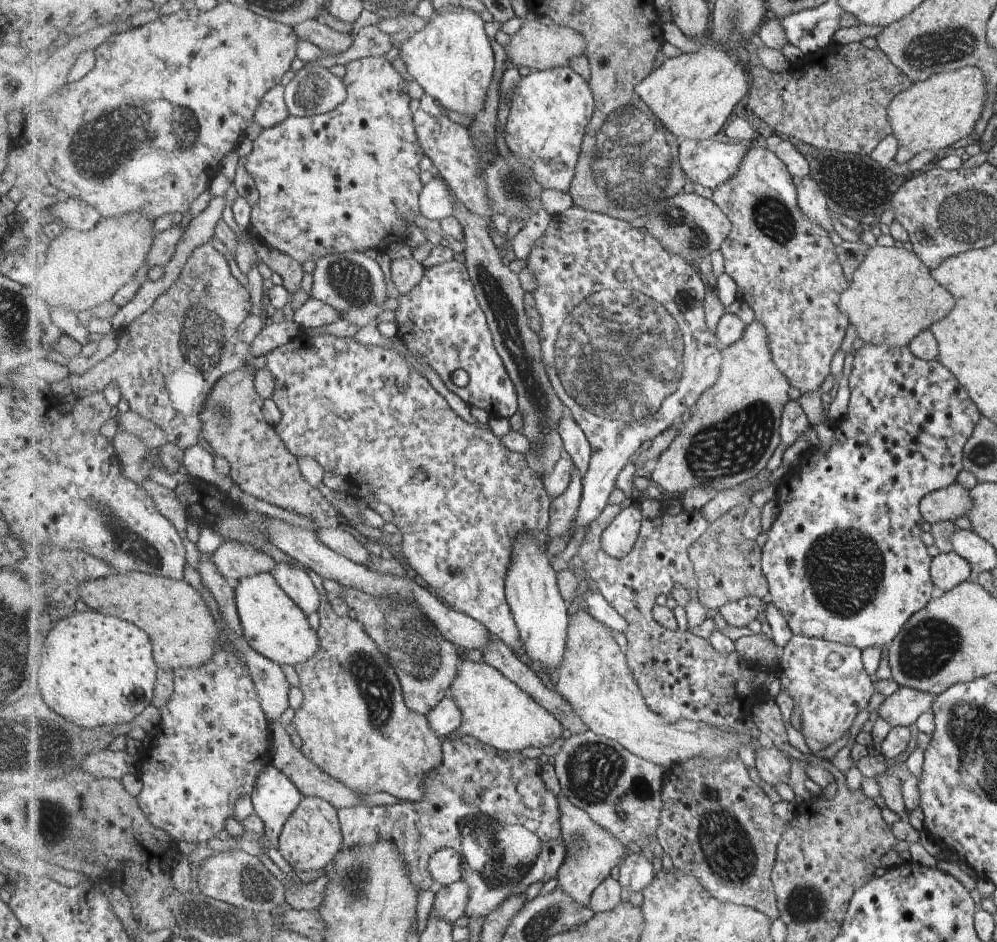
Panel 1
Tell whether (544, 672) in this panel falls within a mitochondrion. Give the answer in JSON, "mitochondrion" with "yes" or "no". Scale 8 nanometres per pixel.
{"mitochondrion":"no"}

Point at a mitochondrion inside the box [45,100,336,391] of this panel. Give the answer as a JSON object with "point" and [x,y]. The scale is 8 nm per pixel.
{"point":[203,341]}

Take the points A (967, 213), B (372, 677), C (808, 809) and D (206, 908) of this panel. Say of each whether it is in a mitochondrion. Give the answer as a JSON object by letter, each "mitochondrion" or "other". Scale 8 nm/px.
{"A":"mitochondrion","B":"mitochondrion","C":"other","D":"mitochondrion"}

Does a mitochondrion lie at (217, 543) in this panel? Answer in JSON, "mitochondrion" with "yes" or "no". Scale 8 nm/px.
{"mitochondrion":"no"}

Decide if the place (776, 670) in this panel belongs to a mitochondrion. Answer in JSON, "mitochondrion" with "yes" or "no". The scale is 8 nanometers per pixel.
{"mitochondrion":"no"}

